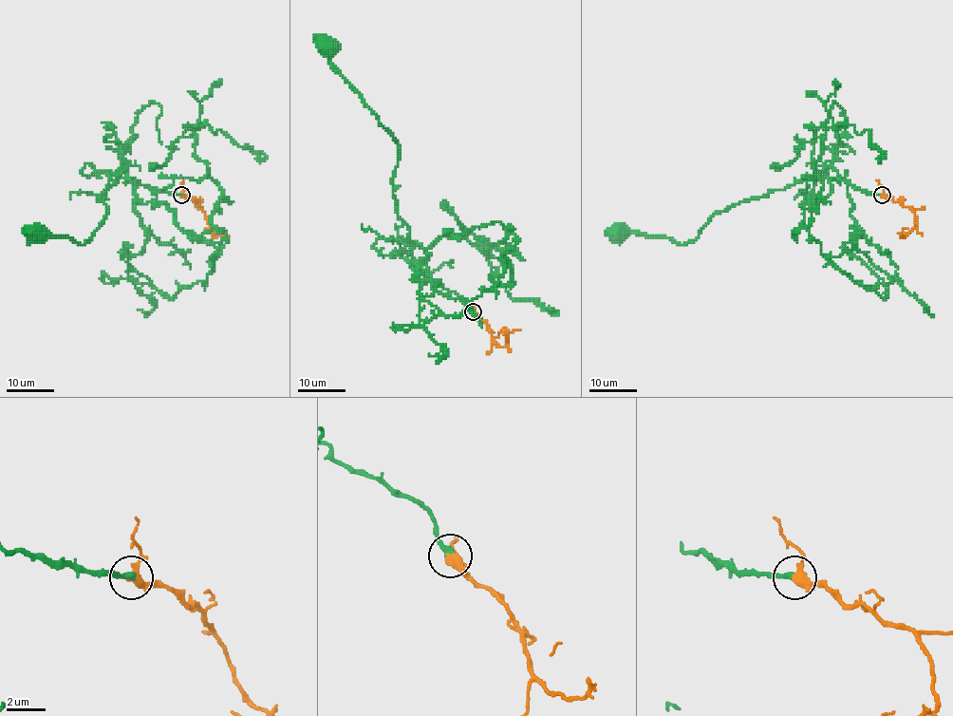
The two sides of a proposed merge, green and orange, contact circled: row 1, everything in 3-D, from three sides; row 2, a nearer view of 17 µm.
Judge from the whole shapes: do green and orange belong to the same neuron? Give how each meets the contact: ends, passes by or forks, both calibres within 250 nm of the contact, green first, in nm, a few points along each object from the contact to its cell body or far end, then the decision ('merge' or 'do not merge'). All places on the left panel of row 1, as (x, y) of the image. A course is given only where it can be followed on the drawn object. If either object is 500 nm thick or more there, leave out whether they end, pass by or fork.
green ends | orange passes by | 320/400 nm | green via (181, 195), (144, 187), (122, 166), (102, 194), (107, 212), (89, 240), (36, 235) | orange via (181, 195), (190, 197), (200, 207), (217, 235), (229, 235) | merge

